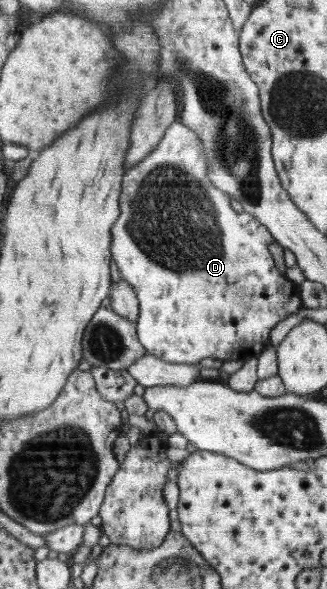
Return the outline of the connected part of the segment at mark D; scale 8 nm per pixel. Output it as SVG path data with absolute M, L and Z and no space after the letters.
M180 120L175 121L169 127L164 139L159 146L147 158L133 166L125 173L124 187L121 193L121 216L113 226L112 253L114 262L118 266L119 273L124 280L129 281L136 289L140 300L140 317L137 322L138 336L141 343L150 354L175 364L197 365L205 358L218 359L220 361L242 361L243 364L257 359L263 351L270 346L270 334L273 328L288 316L296 313L302 307L299 285L288 280L280 269L277 268L276 258L269 250L269 244L276 242L276 238L270 230L251 213L245 211L235 212L231 208L231 195L217 188L208 175L210 173L210 162L204 151L204 144L197 132L185 127Z

